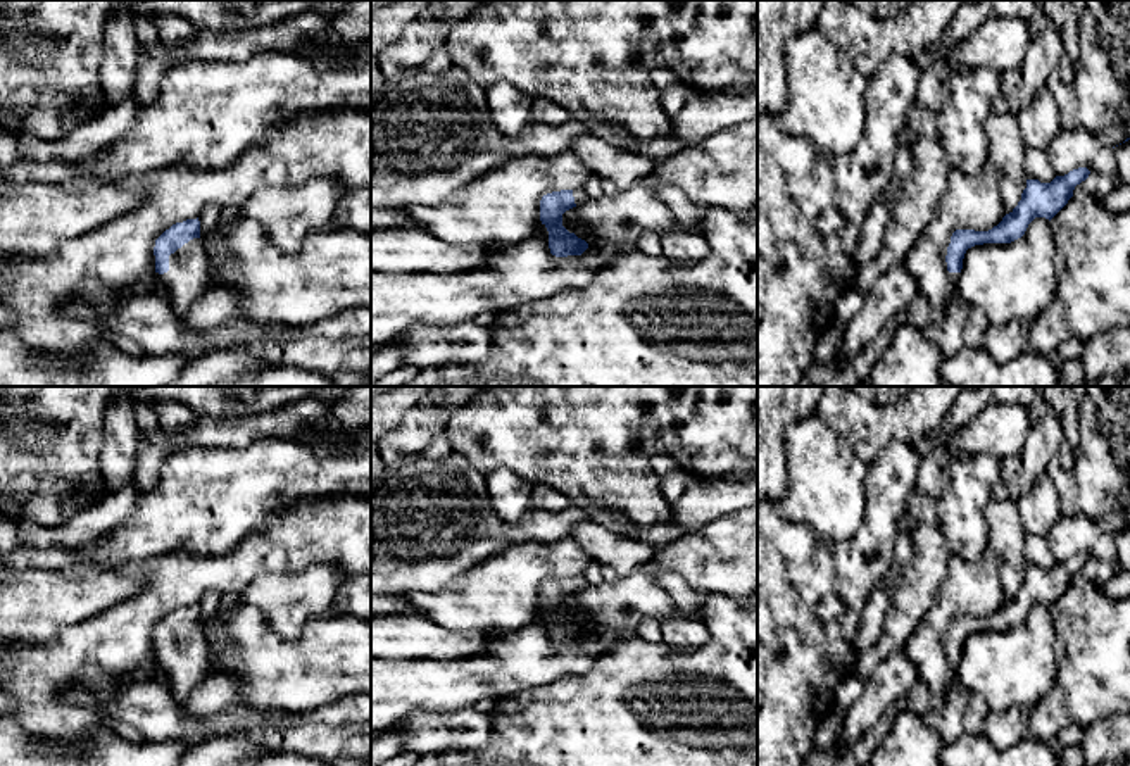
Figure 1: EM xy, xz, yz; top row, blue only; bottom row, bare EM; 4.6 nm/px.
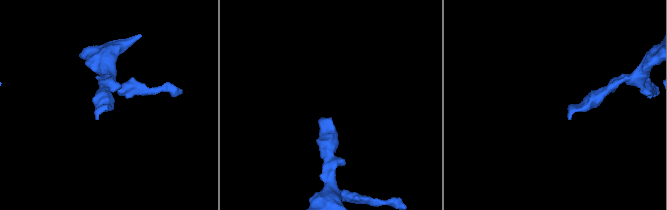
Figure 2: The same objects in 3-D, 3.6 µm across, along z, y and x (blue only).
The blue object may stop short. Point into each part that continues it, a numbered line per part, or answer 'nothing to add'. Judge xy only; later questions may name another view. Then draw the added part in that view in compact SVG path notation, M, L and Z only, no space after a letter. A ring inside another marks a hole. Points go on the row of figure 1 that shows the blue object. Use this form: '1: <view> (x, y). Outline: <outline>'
1: xy (185, 282). Outline: M193 238L169 255L164 279L164 297L176 317L209 292L209 257L200 238Z

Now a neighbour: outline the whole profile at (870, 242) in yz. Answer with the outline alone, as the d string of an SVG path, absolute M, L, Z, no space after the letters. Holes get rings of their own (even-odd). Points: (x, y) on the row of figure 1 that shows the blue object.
M902 145L897 148L894 160L894 173L876 202L871 205L863 228L859 243L856 248L856 262L869 264L876 259L882 247L883 231L888 224L890 205L897 198L902 183L909 178L913 171L913 152L911 145Z

